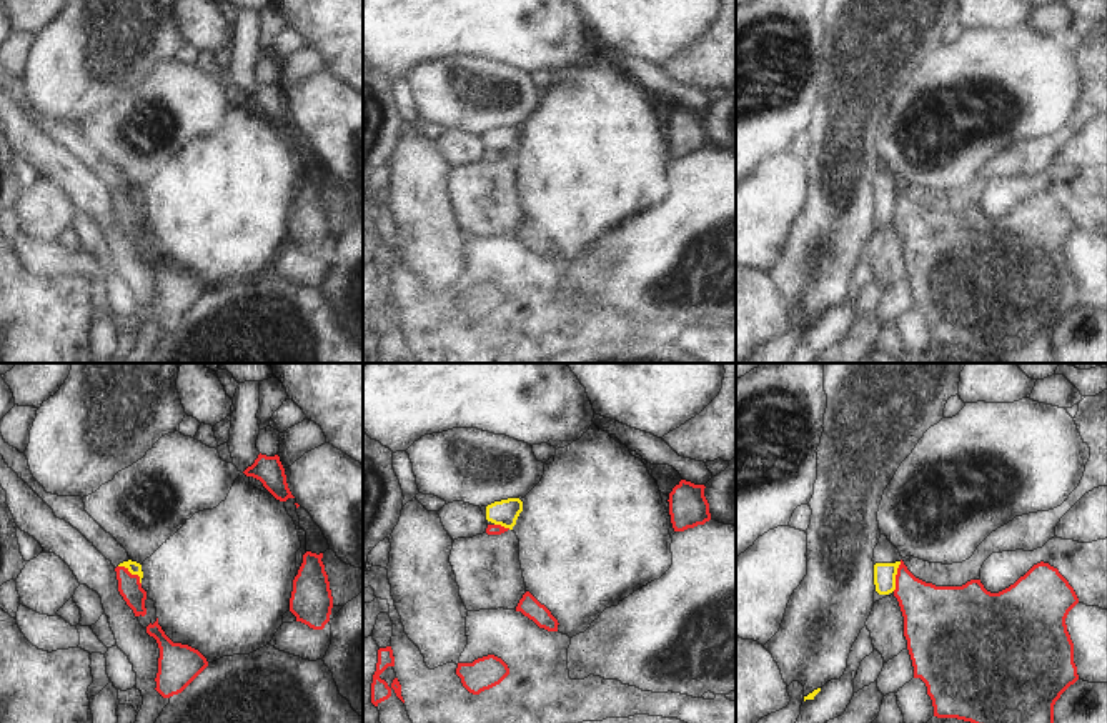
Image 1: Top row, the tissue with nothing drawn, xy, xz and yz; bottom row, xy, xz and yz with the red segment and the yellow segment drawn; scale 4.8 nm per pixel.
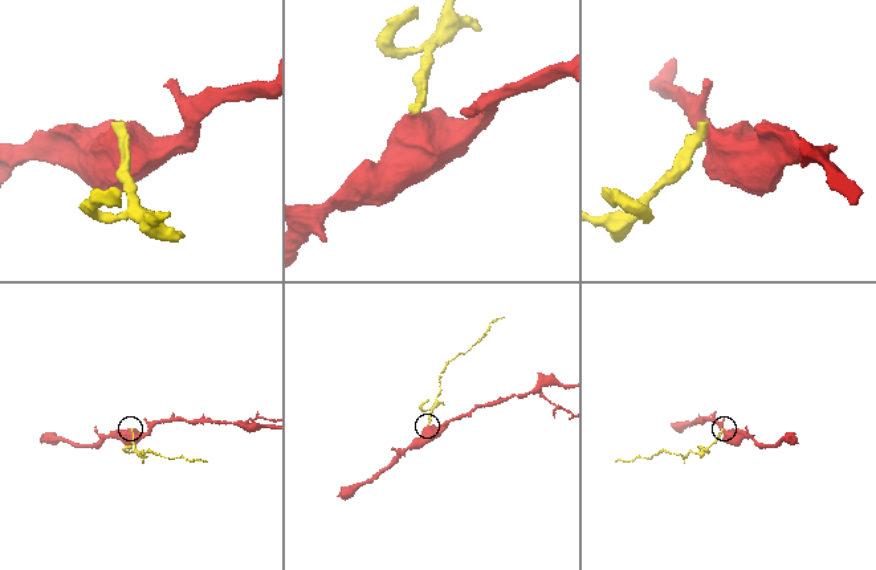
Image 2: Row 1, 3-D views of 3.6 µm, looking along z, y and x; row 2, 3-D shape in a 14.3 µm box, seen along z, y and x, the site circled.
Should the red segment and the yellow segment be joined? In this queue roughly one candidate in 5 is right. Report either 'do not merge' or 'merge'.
do not merge

